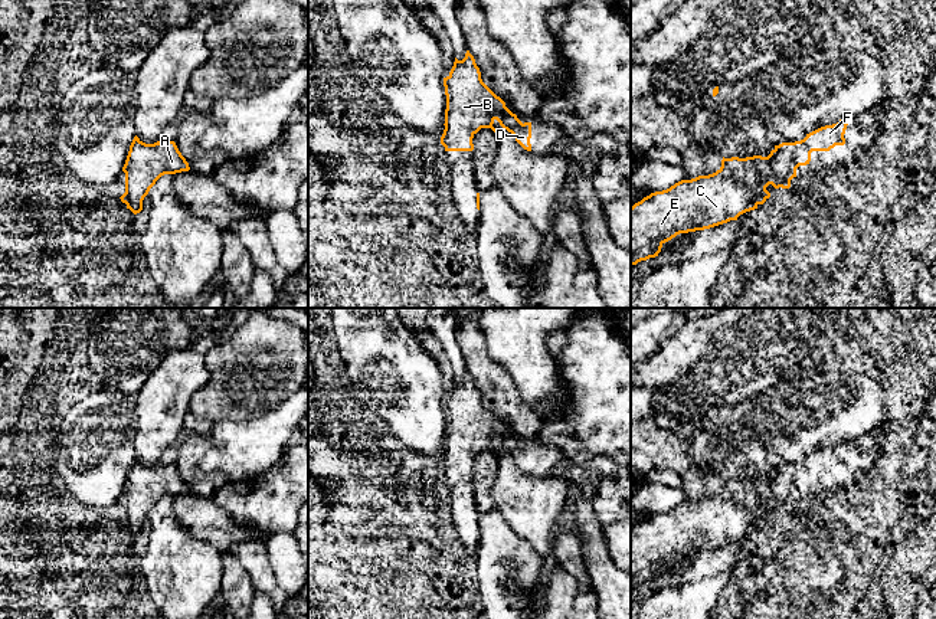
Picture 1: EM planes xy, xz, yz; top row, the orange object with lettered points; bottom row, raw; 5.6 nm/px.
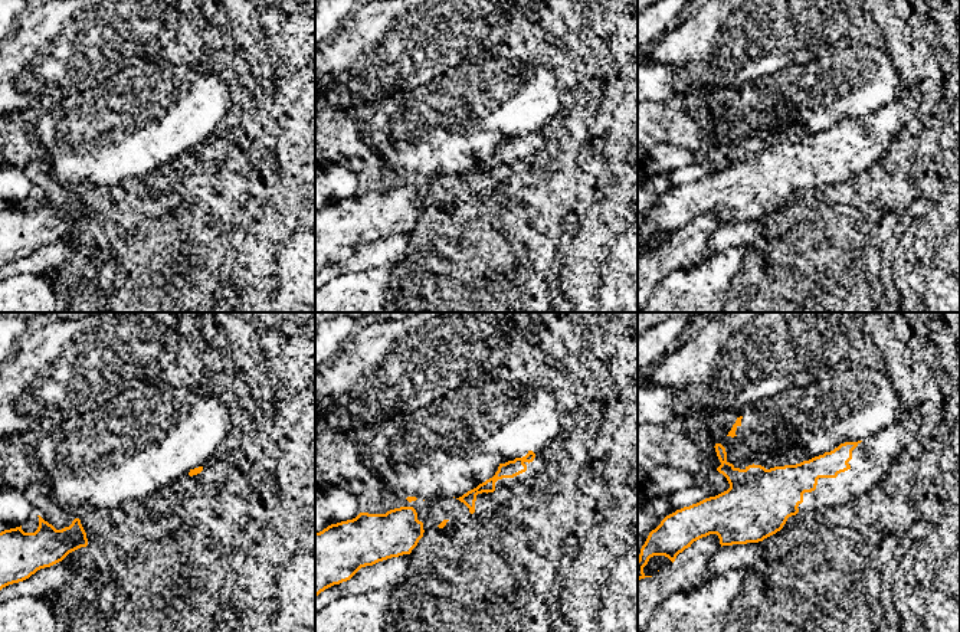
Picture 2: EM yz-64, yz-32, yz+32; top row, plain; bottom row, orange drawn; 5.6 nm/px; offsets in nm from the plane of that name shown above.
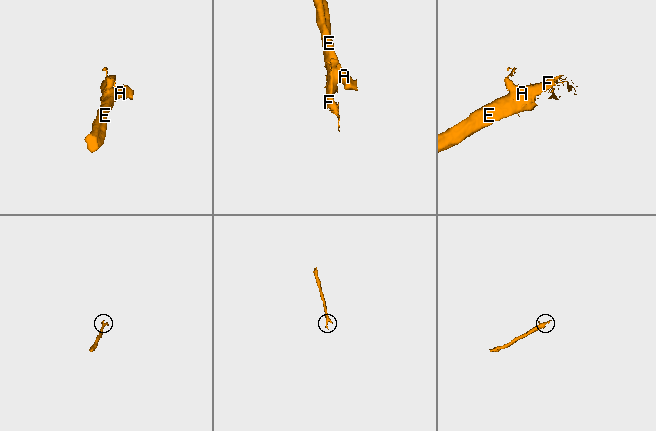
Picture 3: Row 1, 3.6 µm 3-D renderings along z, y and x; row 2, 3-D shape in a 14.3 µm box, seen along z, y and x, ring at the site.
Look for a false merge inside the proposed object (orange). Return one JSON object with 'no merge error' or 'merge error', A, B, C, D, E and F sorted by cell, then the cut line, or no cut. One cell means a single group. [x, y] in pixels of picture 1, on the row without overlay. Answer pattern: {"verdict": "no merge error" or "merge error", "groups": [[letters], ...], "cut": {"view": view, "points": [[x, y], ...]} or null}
{"verdict": "no merge error", "groups": [["A", "B", "C", "D", "E", "F"]], "cut": null}

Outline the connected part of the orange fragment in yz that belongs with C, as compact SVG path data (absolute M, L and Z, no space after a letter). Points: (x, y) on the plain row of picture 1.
M840 442L837 446L821 449L801 464L775 468L768 479L723 479L716 495L681 502L667 512L644 520L631 530L631 587L658 579L662 567L680 556L710 551L757 531L770 520L766 512L769 507L775 511L789 511L796 491L809 487L812 474L829 474L845 466L847 448L848 442Z

